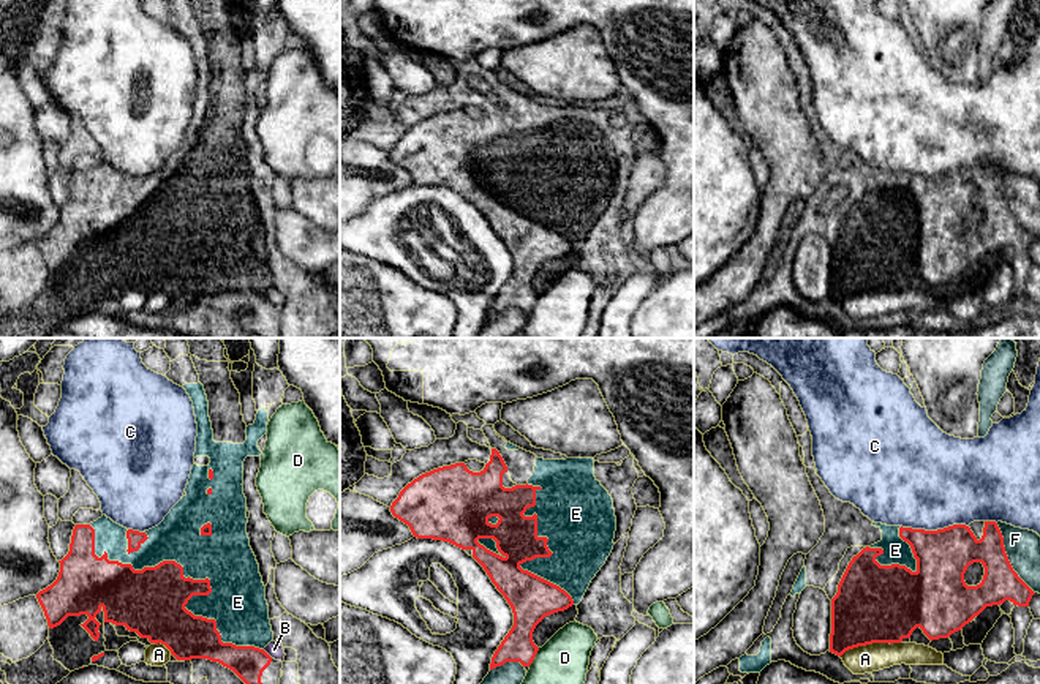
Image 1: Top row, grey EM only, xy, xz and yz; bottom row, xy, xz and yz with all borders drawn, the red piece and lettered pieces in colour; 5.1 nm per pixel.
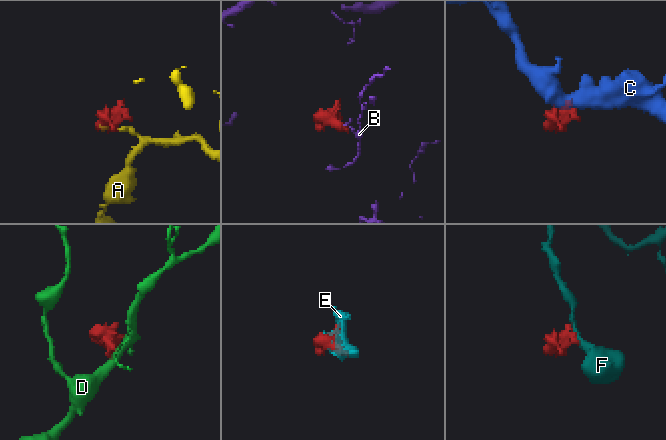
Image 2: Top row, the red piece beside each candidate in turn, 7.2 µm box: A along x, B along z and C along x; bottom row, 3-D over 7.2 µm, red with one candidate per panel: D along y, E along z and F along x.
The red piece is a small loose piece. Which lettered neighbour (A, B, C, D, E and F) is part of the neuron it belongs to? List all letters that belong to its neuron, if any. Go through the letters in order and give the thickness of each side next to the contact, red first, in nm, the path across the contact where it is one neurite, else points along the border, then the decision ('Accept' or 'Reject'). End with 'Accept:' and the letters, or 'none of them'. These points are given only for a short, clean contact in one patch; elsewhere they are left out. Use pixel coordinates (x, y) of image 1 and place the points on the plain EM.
A: Thickness 400 nm (red) against 140 nm. Reject
B: Thickness 170 nm (red) against 80 nm. Reject
C: Thickness 280 nm (red) against 480 nm. Reject
D: Thickness 180 nm (red) against 300 nm. Reject
E: Thickness 320 nm (red) against 280 nm. Accept
F: Thickness 200 nm (red) against 180 nm. Reject
Accept: E

